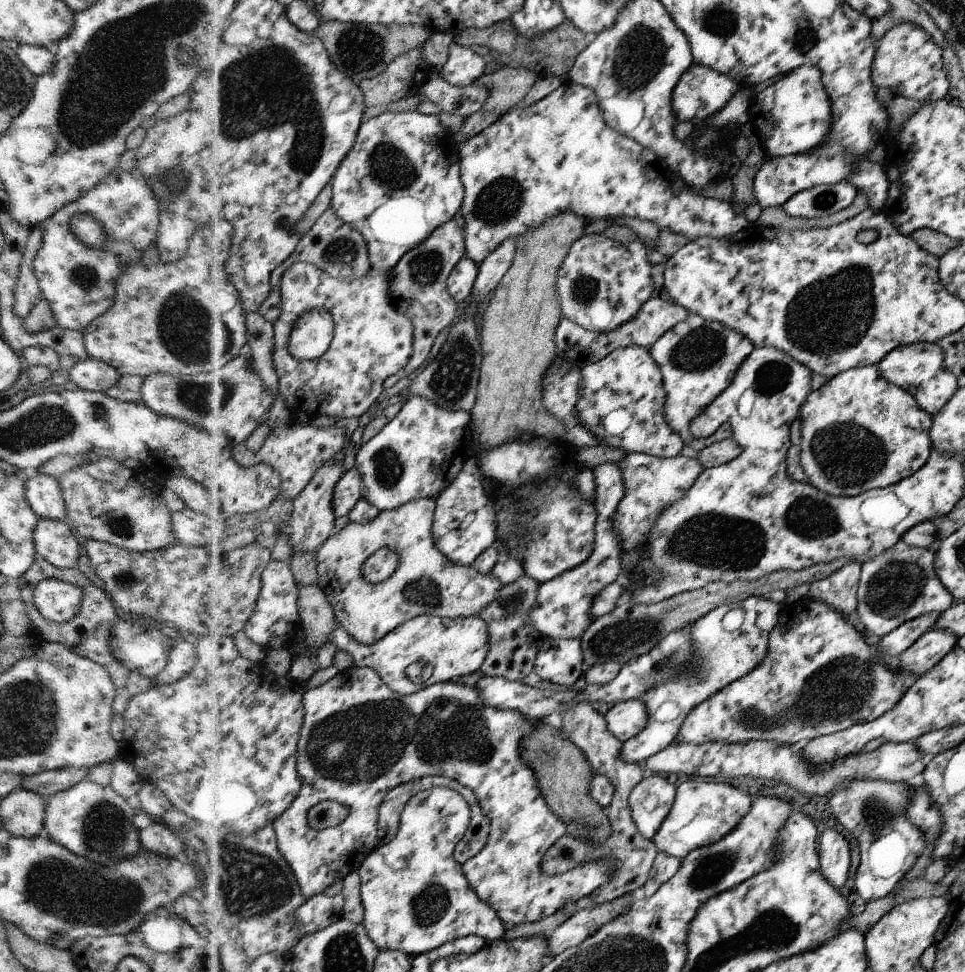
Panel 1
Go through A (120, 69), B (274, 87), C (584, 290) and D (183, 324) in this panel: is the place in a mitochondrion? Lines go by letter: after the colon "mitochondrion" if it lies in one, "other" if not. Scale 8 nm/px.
A: mitochondrion
B: mitochondrion
C: mitochondrion
D: mitochondrion

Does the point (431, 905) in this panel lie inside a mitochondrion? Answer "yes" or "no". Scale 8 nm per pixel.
yes

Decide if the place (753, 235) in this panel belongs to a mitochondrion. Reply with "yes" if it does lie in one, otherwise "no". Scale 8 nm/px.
no

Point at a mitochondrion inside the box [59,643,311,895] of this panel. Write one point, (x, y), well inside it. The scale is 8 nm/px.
(104, 830)

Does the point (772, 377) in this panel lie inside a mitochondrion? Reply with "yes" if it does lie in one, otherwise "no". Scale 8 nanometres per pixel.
yes

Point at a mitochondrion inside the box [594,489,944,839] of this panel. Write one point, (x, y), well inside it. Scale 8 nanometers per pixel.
(848, 686)

